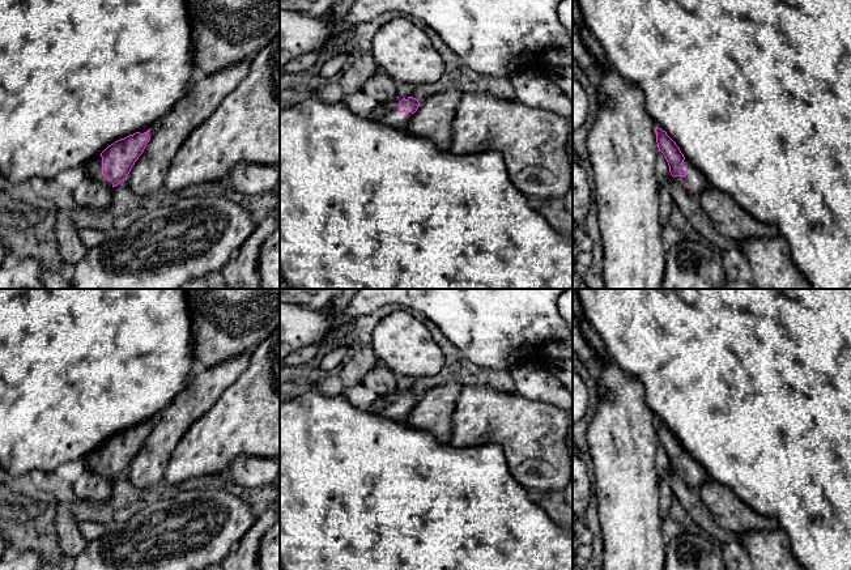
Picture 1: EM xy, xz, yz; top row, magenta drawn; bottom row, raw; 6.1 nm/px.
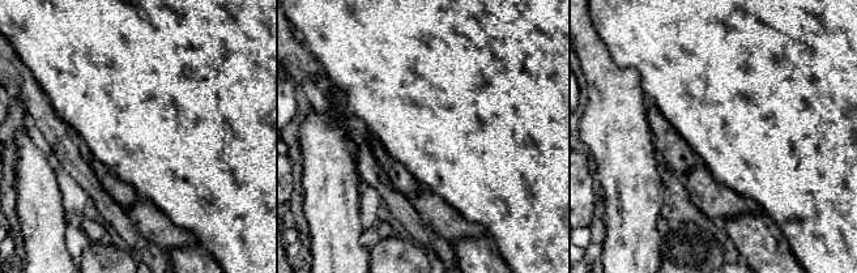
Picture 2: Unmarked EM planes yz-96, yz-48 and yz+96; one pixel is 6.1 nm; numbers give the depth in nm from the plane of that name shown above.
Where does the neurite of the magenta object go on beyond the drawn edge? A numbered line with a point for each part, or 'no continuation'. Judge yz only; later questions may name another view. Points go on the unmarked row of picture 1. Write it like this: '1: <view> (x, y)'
1: yz (697, 475)

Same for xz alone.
1: xz (388, 407)

